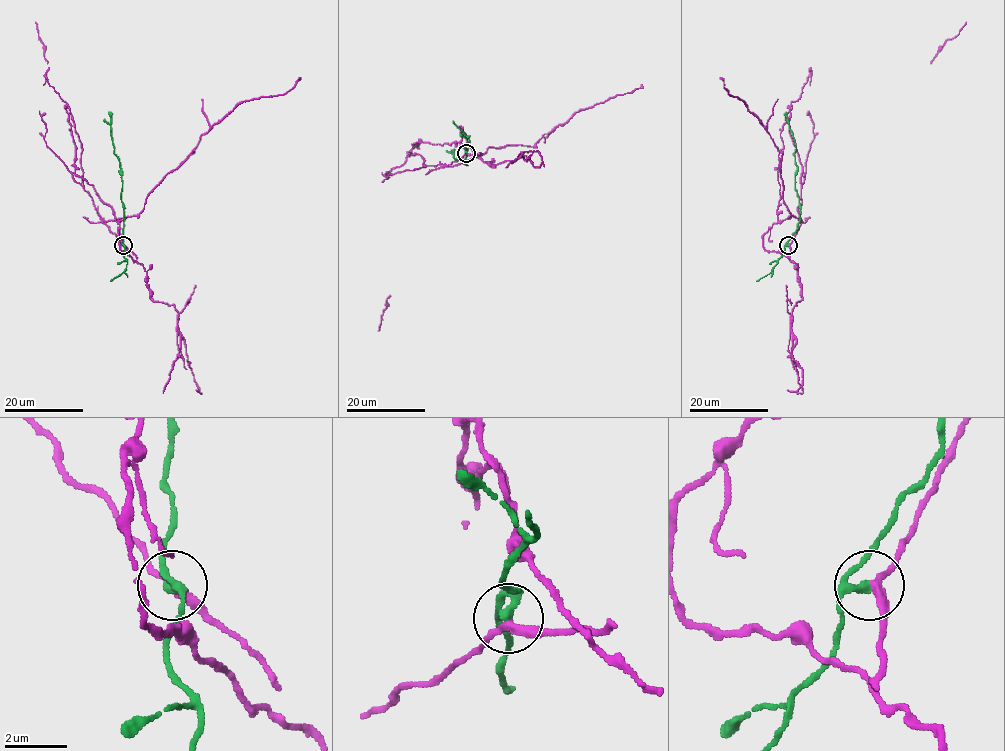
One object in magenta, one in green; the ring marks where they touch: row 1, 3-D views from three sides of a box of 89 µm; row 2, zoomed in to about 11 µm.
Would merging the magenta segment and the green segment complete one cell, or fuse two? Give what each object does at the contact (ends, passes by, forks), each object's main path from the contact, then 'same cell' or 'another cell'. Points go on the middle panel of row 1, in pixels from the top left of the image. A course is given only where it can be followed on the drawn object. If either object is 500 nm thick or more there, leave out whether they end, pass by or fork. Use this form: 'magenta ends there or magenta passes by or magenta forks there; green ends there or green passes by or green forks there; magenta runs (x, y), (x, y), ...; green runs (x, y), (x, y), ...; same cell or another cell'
magenta passes by; green passes by; magenta runs (466, 153), (408, 156), (461, 128), (492, 166), (538, 167), (538, 151); green runs (466, 152), (467, 164), (465, 159), (456, 160), (451, 150); another cell

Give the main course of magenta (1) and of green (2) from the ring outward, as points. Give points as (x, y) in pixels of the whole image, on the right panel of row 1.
1: (789, 245), (802, 203), (791, 106), (777, 221), (763, 235), (798, 266), (792, 356), (803, 384), (787, 390)
2: (788, 245), (787, 241), (796, 231), (800, 220), (800, 204), (795, 188), (796, 143), (786, 112)

